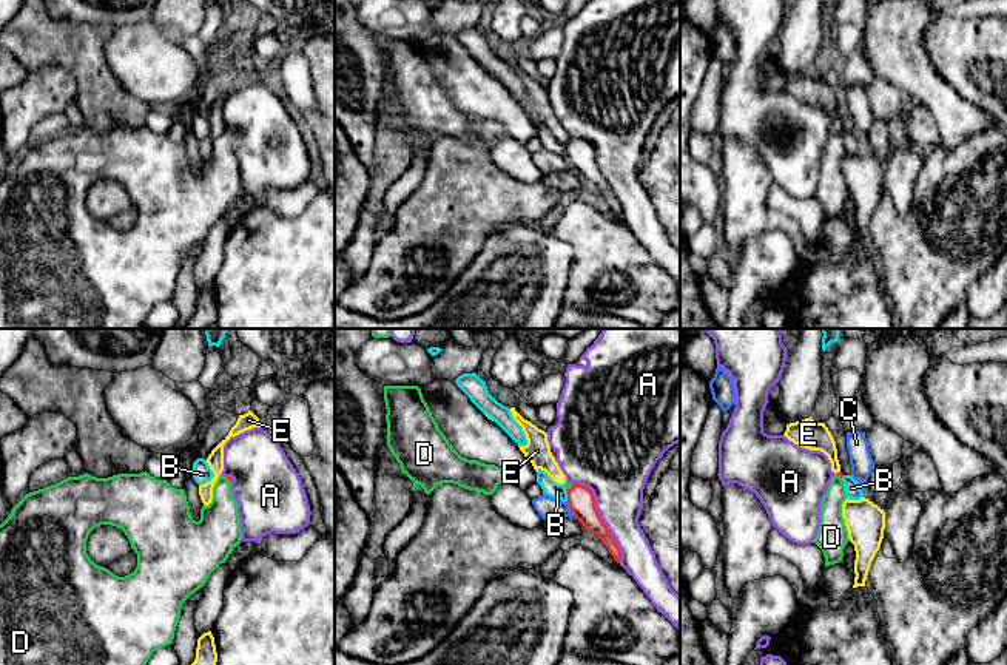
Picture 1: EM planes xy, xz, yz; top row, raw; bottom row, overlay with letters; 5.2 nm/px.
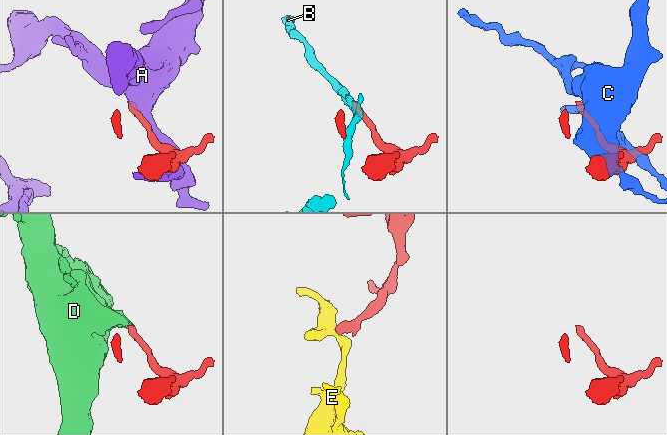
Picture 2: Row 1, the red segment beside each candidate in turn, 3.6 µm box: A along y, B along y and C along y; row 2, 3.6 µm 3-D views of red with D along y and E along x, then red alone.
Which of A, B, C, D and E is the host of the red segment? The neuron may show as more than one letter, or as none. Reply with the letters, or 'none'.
D

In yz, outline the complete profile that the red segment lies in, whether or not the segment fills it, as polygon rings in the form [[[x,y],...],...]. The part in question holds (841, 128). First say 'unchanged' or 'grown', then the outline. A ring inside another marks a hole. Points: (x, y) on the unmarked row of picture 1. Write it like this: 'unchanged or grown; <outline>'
grown; [[[837,127],[828,140],[820,160],[820,181],[813,196],[823,207],[825,222],[842,216],[844,202],[850,194],[842,171],[842,159],[847,154],[842,131],[844,128]]]

